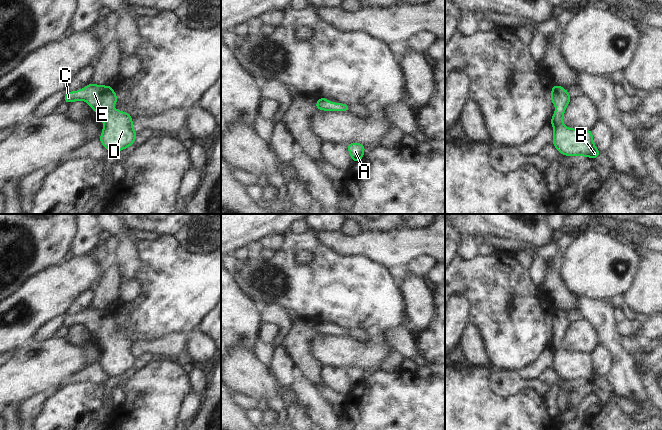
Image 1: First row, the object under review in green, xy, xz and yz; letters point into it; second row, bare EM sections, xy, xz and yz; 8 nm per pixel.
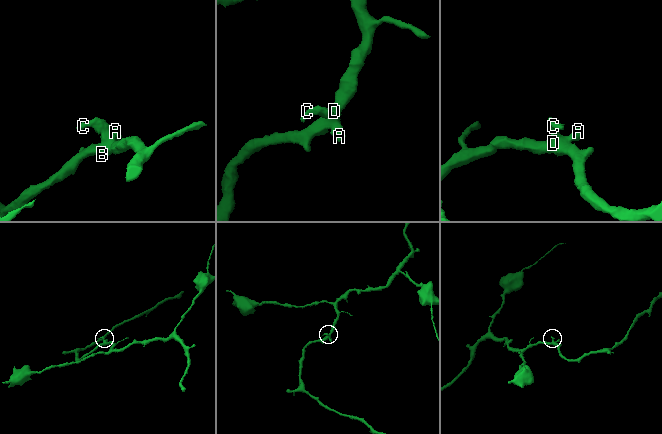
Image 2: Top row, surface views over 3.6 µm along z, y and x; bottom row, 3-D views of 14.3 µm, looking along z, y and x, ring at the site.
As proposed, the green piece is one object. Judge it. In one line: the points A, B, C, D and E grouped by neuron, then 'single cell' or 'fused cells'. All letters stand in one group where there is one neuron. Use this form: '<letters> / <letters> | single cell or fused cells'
A B C D E | single cell

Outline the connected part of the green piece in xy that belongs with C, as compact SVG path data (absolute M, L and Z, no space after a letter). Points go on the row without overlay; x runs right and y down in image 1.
M91 307L76 316L68 315L64 322L67 328L77 324L88 326L97 338L103 339L104 351L99 364L110 377L134 368L137 357L132 351L133 342L126 336L109 332L118 326L112 311Z

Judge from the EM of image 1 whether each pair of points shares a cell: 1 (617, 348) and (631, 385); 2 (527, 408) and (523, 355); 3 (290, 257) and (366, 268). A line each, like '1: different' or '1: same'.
1: same
2: different
3: same

